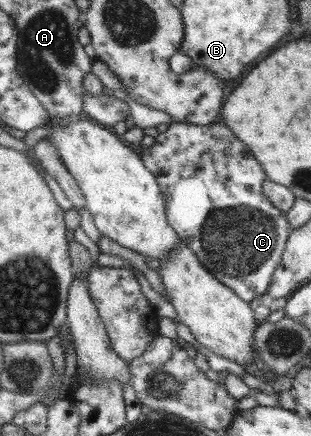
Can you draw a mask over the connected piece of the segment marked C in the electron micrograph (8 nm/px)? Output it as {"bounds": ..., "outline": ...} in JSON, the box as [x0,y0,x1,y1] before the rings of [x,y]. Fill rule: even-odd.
{"bounds":[141,118,291,302],"outline":[[[218,118],[210,125],[170,123],[167,131],[141,155],[165,194],[166,215],[171,227],[178,233],[180,241],[195,252],[206,271],[230,287],[243,301],[250,302],[263,295],[280,263],[291,227],[285,213],[273,207],[263,194],[262,185],[267,177],[253,152]]]}

